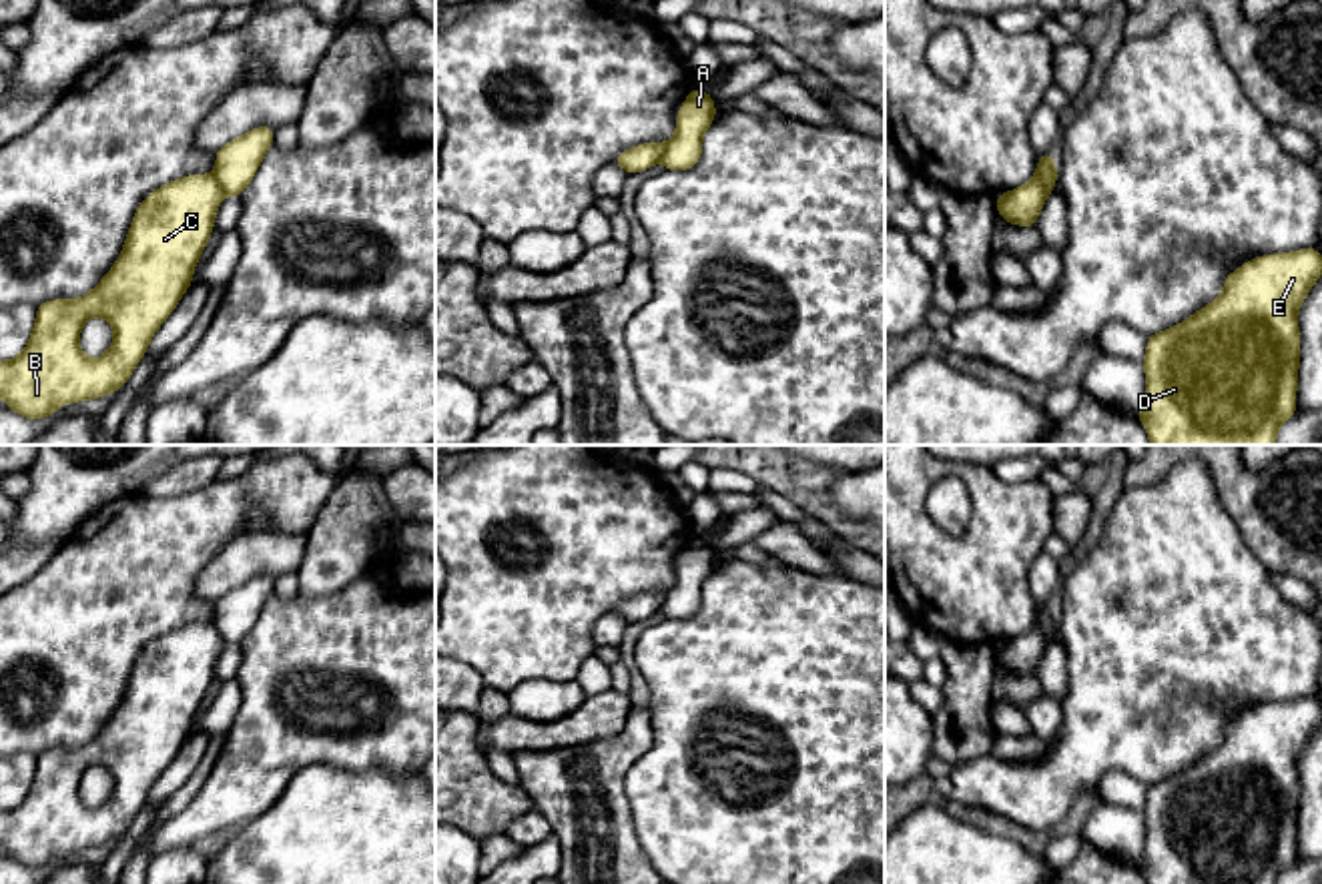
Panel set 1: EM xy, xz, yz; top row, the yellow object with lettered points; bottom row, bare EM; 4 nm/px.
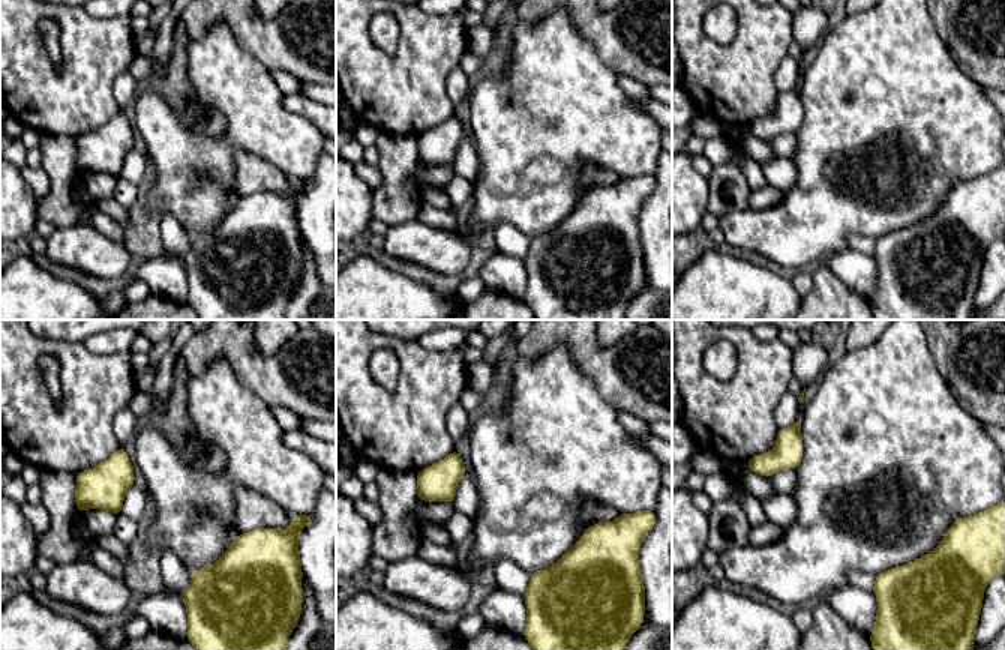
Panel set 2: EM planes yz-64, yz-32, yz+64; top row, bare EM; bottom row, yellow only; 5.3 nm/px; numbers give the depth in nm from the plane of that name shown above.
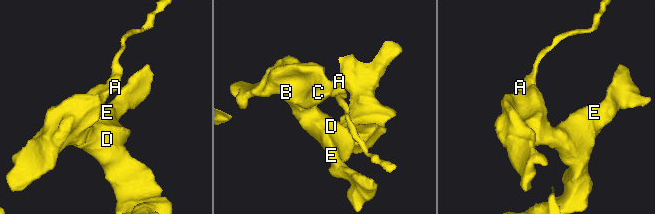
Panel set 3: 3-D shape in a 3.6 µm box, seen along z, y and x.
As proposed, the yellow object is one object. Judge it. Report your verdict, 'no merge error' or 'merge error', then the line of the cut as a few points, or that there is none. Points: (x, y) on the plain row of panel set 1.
merge error; cut in xy along (211, 624), (225, 642)

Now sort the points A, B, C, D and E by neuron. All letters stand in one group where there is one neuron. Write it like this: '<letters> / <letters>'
A / B C D E

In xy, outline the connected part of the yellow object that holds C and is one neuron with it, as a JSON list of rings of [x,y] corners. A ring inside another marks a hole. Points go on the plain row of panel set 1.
[[[187,623],[181,629],[171,629],[158,639],[152,639],[132,666],[122,702],[104,728],[88,744],[74,750],[56,748],[38,754],[34,780],[24,800],[16,808],[0,810],[0,848],[8,852],[10,860],[38,870],[62,854],[104,846],[122,838],[138,810],[144,806],[152,784],[191,736],[195,714],[213,684],[215,664],[223,647],[225,641],[213,623]],[[92,766],[108,770],[114,780],[114,790],[100,808],[86,806],[78,792],[84,772]]]

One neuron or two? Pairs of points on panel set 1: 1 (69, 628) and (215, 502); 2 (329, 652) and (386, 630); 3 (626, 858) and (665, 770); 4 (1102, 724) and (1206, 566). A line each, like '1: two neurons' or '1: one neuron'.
1: one neuron
2: one neuron
3: two neurons
4: one neuron

